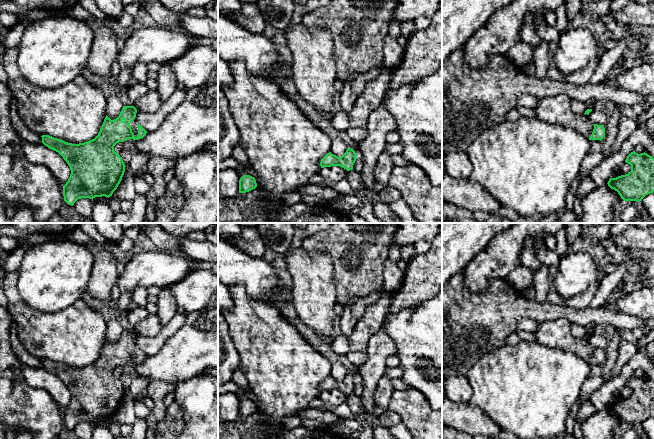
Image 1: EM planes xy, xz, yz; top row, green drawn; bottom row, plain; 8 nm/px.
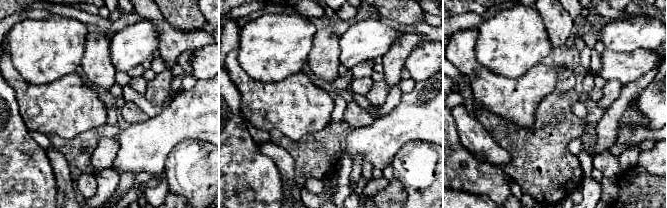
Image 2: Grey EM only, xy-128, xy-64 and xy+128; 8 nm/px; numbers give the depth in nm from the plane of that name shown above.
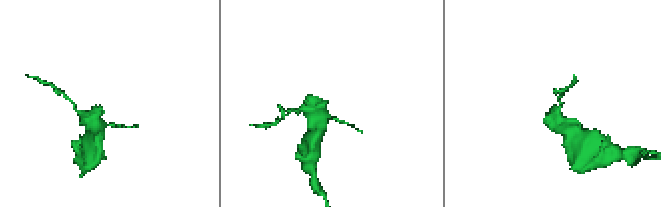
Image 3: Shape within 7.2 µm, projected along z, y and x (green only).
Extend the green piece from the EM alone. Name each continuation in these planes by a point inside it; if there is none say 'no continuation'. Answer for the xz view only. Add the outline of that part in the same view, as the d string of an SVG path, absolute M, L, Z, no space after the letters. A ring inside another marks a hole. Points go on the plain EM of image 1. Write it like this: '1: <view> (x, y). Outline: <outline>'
no continuation

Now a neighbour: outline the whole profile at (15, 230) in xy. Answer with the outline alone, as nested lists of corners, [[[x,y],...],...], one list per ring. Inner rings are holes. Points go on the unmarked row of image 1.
[[[0,223],[0,238],[3,236],[21,239],[34,233],[55,233],[63,237],[80,223]]]

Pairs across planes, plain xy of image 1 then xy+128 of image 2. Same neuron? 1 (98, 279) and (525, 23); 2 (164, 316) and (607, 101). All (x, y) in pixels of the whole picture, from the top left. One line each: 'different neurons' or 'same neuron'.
1: different neurons
2: same neuron

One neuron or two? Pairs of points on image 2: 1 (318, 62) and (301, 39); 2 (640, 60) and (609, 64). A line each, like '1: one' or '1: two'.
1: two
2: one

